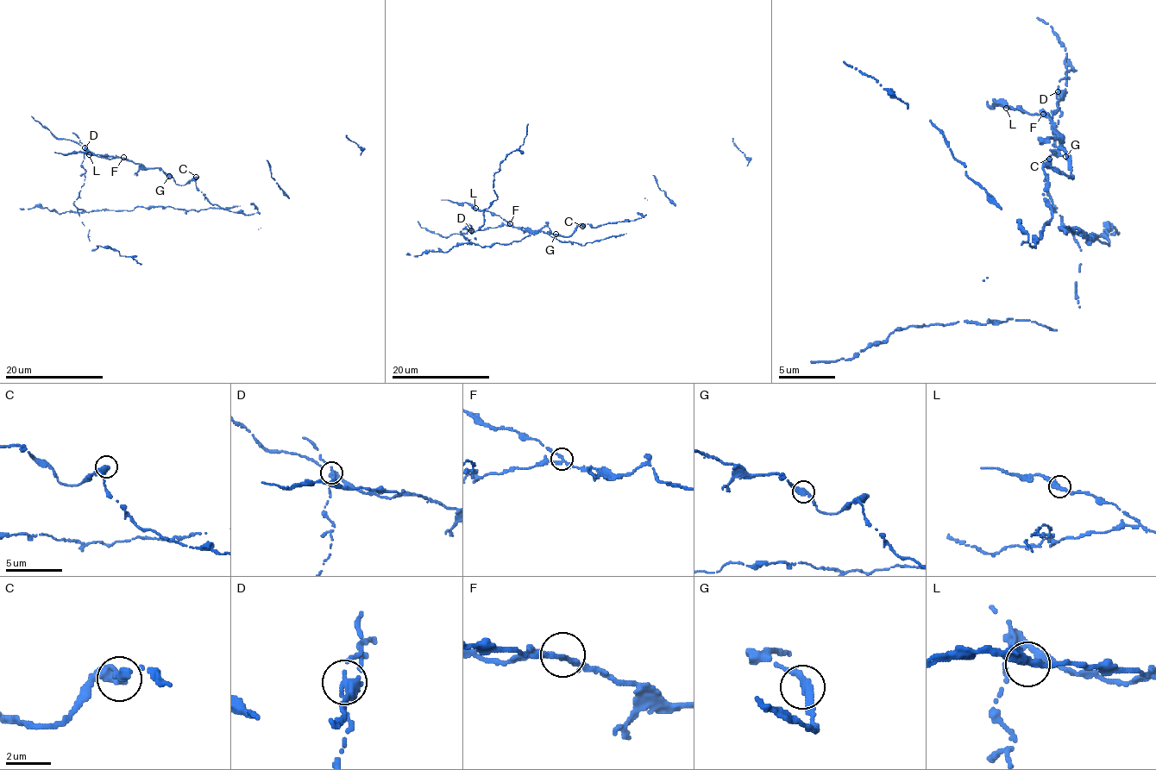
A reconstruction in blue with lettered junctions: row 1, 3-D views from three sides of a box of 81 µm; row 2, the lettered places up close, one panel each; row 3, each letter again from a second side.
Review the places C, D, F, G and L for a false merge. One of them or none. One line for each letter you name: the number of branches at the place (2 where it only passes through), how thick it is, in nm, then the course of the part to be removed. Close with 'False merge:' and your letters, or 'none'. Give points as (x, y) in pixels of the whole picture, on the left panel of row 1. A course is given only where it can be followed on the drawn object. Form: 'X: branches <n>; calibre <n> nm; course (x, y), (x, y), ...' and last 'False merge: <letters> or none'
D: branches 3; calibre 320 nm
False merge: D

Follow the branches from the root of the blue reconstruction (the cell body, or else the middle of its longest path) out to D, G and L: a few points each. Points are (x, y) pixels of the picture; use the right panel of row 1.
D: (1054, 139), (1057, 136), (1052, 130), (1052, 122), (1046, 114), (1052, 116), (1057, 110), (1060, 99), (1057, 90)
G: (1054, 139), (1049, 139), (1049, 142), (1063, 147), (1065, 156)
L: (1054, 139), (1057, 136), (1046, 116), (1026, 114), (1017, 108), (1006, 108)

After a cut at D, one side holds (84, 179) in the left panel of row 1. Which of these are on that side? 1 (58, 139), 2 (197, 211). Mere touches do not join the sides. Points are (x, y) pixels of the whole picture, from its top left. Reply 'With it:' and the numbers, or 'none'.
With it: 2

